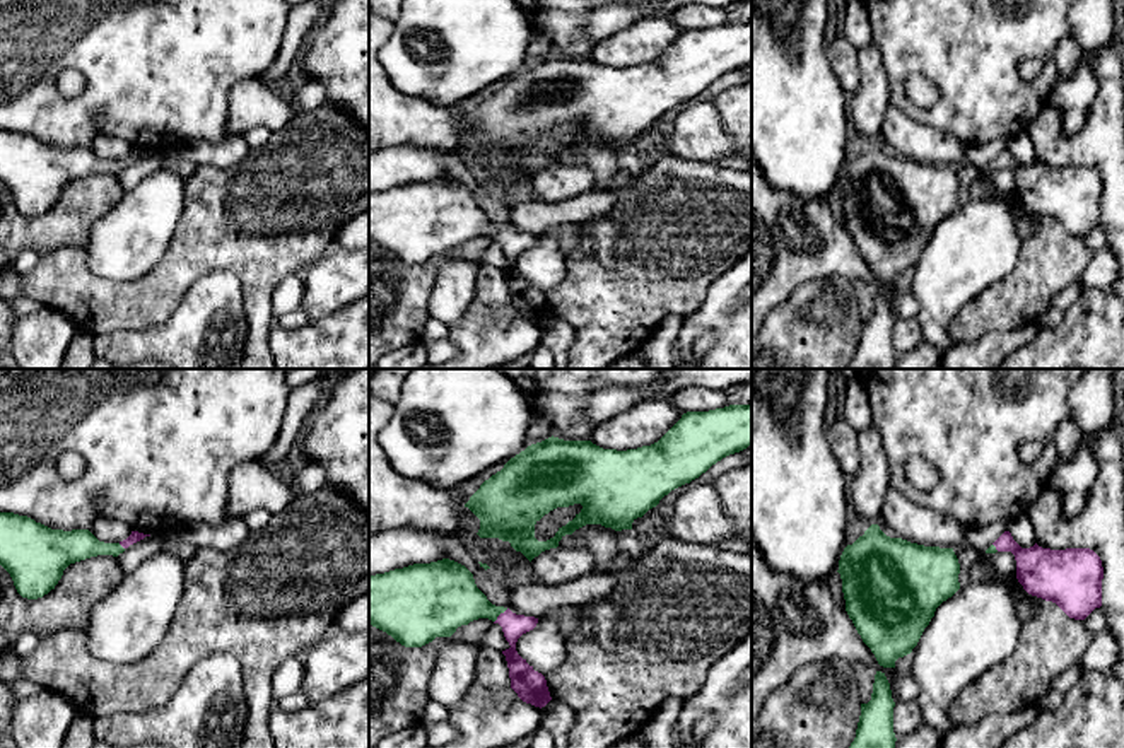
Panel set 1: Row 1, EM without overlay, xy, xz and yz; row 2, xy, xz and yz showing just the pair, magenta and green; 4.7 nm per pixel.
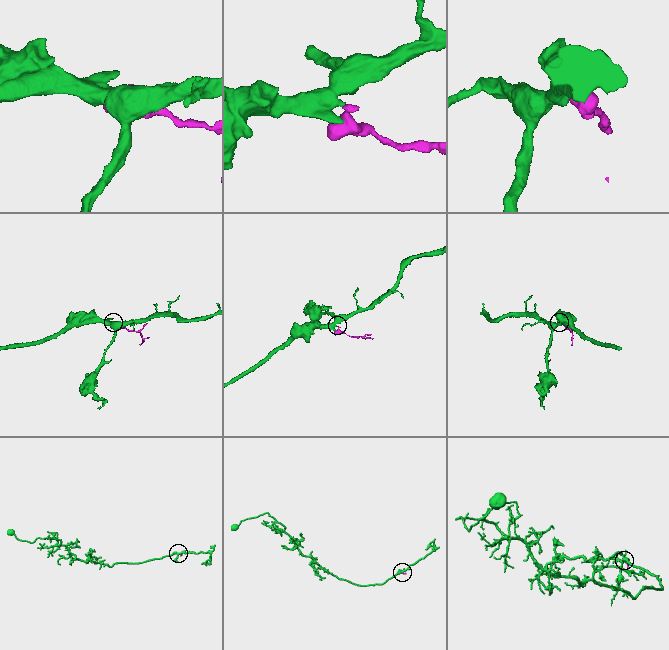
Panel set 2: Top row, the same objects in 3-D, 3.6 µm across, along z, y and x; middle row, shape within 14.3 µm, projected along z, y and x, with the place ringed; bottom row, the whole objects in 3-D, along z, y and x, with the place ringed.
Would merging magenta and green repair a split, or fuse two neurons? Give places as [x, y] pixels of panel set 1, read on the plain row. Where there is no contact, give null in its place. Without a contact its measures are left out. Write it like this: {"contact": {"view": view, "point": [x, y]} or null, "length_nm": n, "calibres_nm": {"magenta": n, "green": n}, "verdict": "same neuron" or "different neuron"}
{"contact": {"view": "xz", "point": [499, 233]}, "length_nm": 100, "calibres_nm": {"magenta": 110, "green": 280}, "verdict": "same neuron"}

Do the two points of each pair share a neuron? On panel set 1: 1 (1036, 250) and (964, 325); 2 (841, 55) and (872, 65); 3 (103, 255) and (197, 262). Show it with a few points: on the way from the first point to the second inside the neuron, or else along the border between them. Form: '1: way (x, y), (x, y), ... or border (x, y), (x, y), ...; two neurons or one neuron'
1: way (1029, 272), (986, 313); one neuron
2: border (858, 52), (858, 87), (849, 98); two neurons
3: border (178, 222), (166, 253), (144, 275), (128, 282); two neurons

